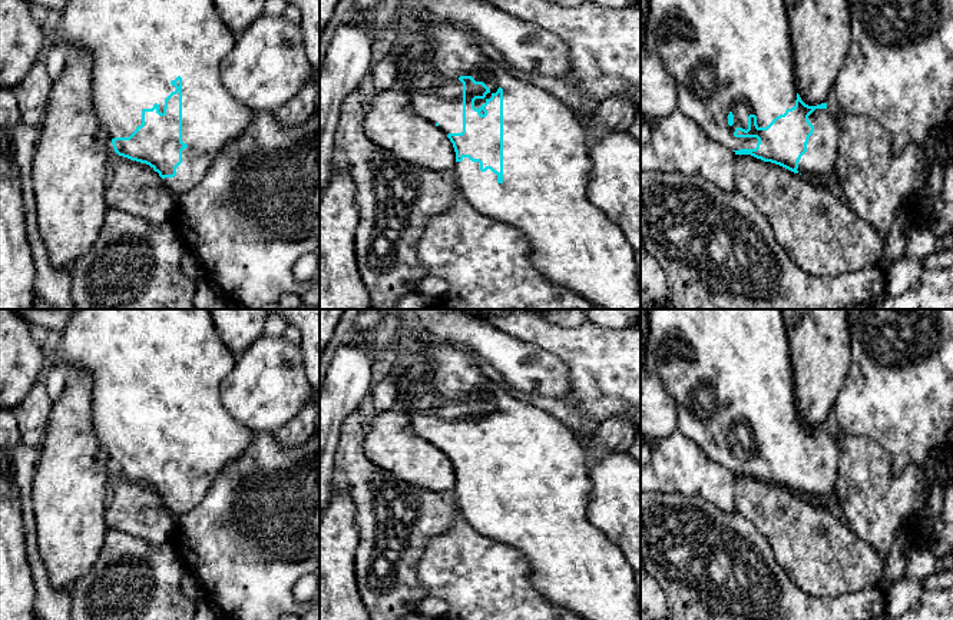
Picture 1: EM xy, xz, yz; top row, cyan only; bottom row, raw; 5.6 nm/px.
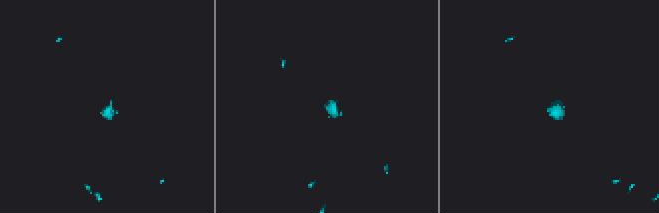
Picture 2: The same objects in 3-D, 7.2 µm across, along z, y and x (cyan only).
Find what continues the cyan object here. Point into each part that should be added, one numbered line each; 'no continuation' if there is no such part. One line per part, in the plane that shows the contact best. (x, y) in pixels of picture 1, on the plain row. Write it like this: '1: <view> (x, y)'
1: xz (546, 490)

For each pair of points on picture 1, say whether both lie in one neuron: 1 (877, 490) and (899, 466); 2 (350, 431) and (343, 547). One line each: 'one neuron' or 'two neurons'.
1: two neurons
2: two neurons

